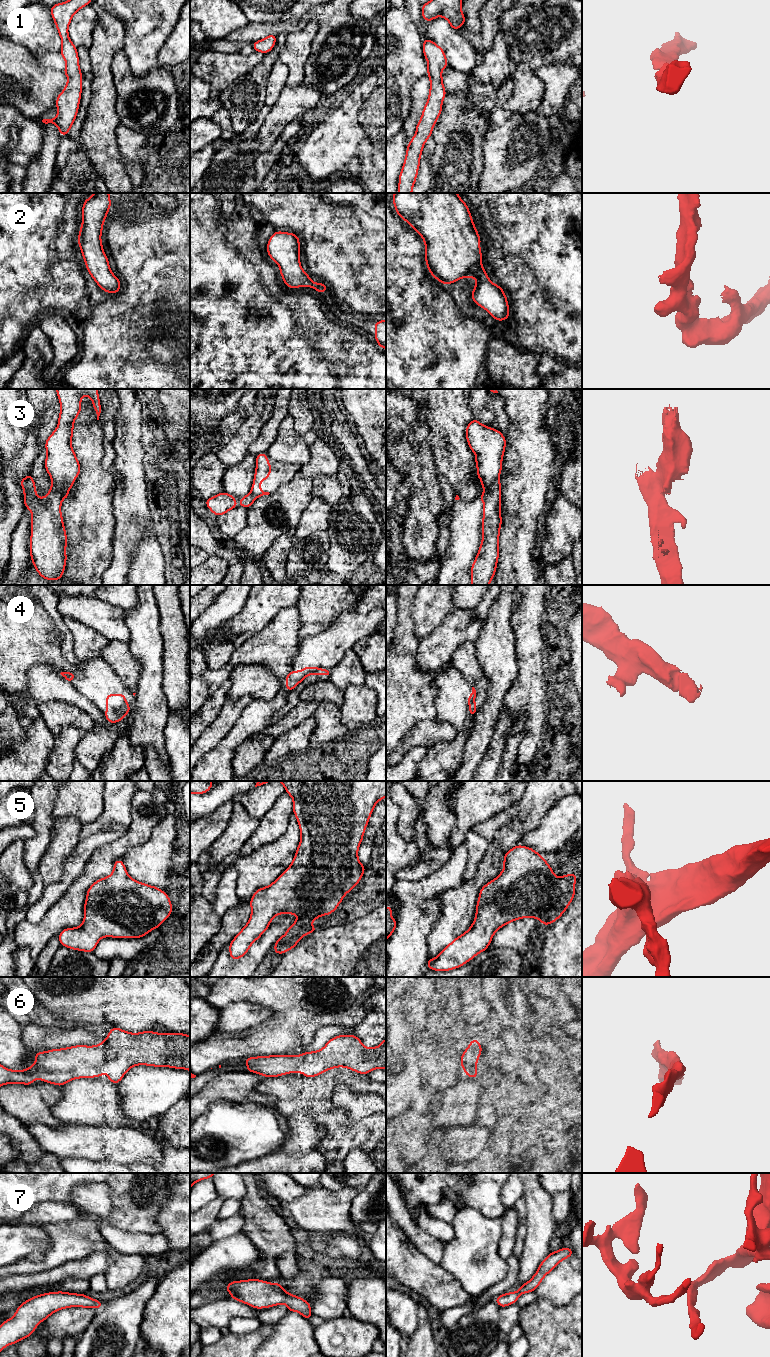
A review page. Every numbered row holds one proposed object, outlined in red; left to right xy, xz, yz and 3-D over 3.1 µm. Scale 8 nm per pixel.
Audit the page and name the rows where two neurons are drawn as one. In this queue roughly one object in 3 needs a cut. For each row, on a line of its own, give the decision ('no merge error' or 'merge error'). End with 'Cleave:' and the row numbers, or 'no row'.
1: no merge error
2: no merge error
3: merge error
4: merge error
5: no merge error
6: no merge error
7: no merge error
Cleave: 3, 4

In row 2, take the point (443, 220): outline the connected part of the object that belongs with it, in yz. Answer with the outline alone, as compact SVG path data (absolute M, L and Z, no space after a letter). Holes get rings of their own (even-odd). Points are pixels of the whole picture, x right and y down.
M394 193L393 204L403 218L423 238L425 262L430 274L448 285L461 278L477 280L470 294L474 303L481 306L497 321L510 318L509 305L503 289L491 282L481 263L481 238L473 223L468 206L457 193Z

